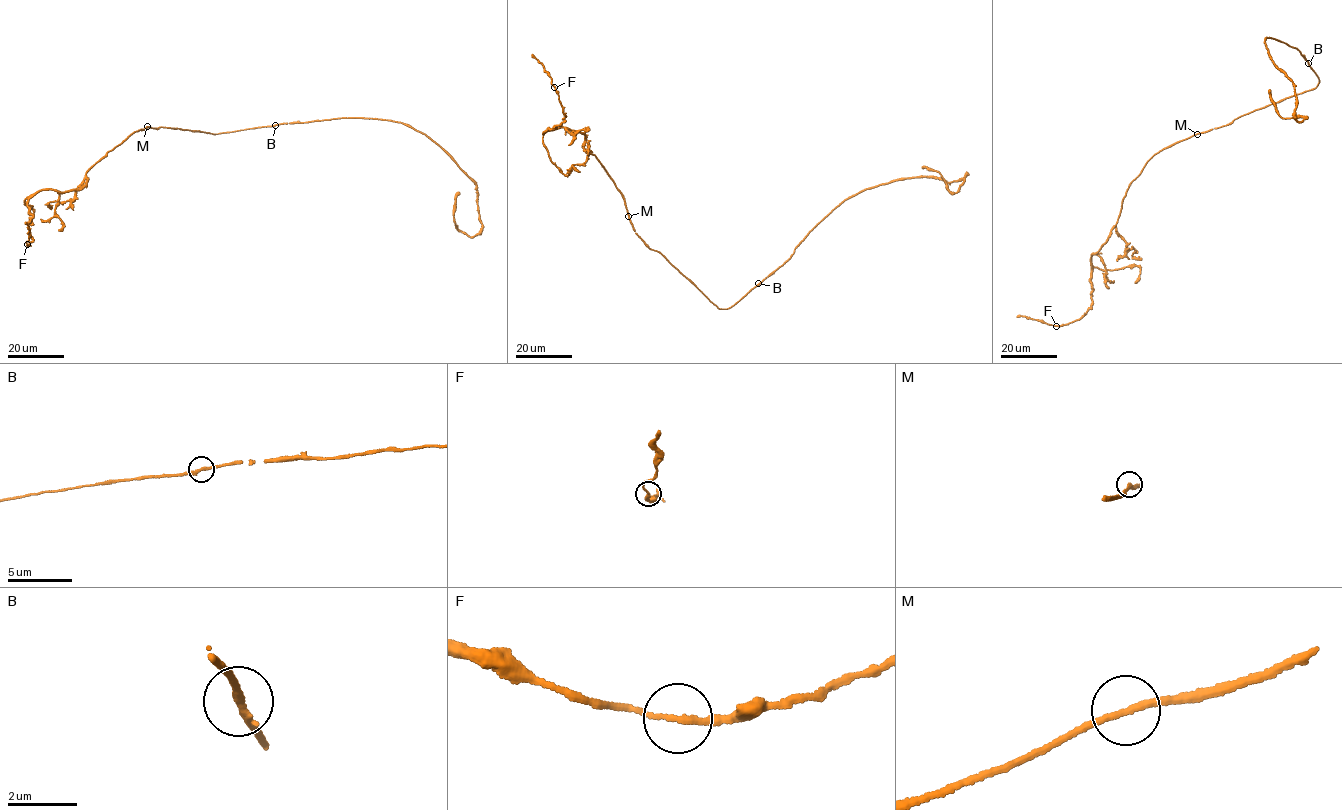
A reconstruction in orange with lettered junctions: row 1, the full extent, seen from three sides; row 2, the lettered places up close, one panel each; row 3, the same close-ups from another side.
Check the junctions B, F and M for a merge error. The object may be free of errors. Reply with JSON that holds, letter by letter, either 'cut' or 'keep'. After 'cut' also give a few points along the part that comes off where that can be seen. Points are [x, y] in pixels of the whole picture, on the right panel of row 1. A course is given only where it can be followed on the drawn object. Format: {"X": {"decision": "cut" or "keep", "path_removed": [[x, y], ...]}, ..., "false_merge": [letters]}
{"B": {"decision": "keep"}, "F": {"decision": "keep"}, "M": {"decision": "keep"}, "false_merge": []}

